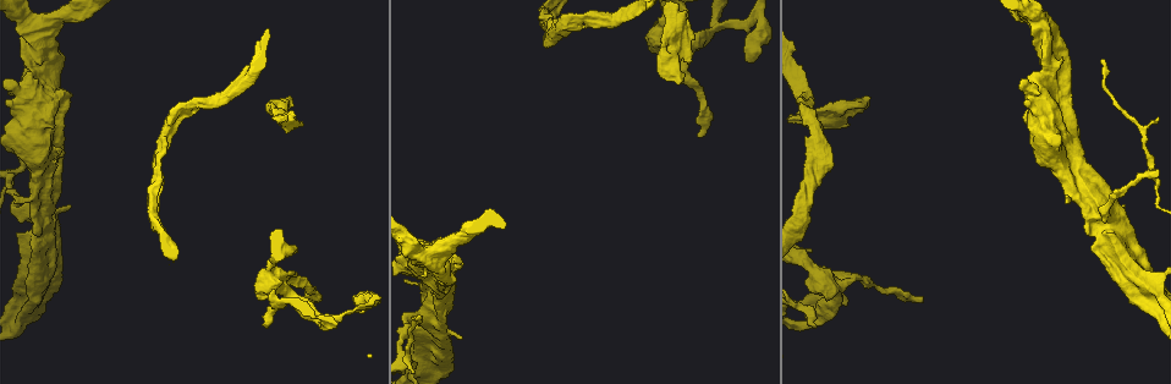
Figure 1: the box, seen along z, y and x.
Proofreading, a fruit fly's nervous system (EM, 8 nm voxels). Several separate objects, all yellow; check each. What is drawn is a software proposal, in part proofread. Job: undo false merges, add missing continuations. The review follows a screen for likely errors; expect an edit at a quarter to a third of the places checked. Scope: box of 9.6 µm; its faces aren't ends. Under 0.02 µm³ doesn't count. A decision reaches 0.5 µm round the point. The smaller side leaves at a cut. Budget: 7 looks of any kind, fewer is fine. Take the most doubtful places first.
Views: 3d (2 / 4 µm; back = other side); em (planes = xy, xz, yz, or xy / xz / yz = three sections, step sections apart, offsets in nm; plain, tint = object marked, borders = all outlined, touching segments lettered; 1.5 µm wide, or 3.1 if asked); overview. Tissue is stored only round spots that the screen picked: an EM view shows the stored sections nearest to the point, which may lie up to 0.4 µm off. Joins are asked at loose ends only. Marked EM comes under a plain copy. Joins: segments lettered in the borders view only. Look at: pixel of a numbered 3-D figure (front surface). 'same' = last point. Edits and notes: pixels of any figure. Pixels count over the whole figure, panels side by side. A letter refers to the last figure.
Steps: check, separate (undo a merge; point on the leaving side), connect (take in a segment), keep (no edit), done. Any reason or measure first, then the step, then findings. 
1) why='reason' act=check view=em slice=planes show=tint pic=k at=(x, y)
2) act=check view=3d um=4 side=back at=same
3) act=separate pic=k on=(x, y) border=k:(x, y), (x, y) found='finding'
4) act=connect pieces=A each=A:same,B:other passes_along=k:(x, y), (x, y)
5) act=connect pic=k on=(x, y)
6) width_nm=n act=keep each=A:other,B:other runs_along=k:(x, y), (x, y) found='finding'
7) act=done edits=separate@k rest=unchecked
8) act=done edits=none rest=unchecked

why='branch stops here' act=check view=em slice=xy step=8 show=borders pic=1 at=(689, 60)

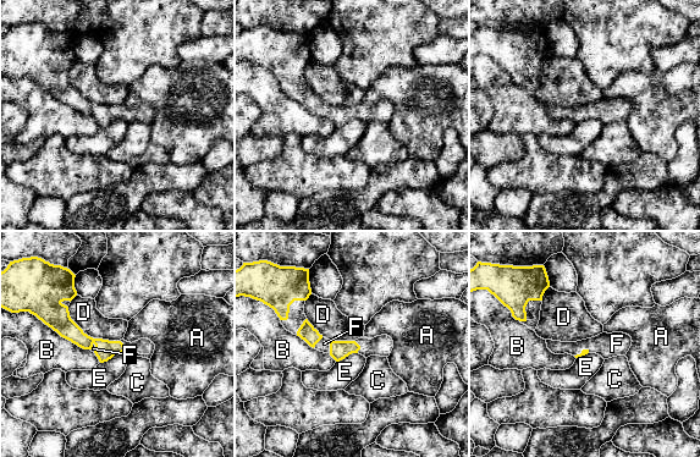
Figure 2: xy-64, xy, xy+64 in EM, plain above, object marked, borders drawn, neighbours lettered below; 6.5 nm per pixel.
act=connect pieces=F each=A:other,B:other,C:other,D:other,E:other,F:same passes_along=2:(105, 350), (123, 346), (142, 346) found='the neuron continues'

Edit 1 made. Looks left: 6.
why='see it whole again' act=check view=overview

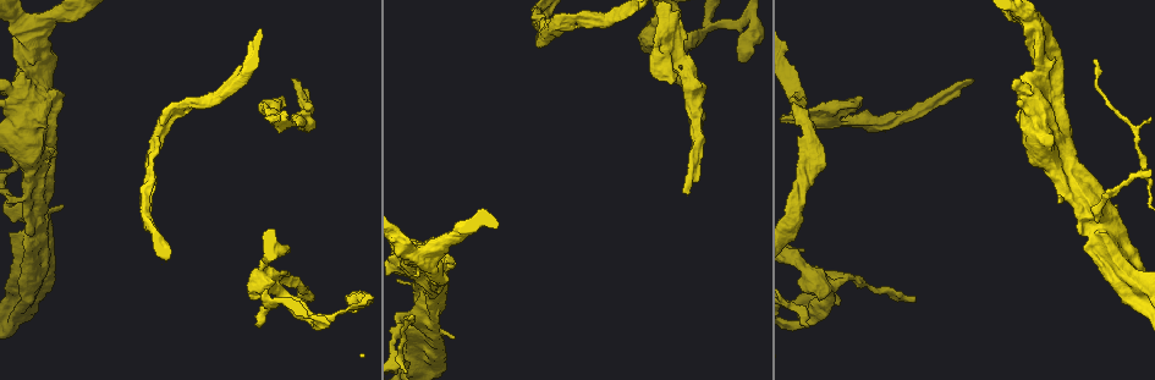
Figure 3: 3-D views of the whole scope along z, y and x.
why='branch stops here' act=check view=3d um=4 side=back pic=3 at=(258, 324)

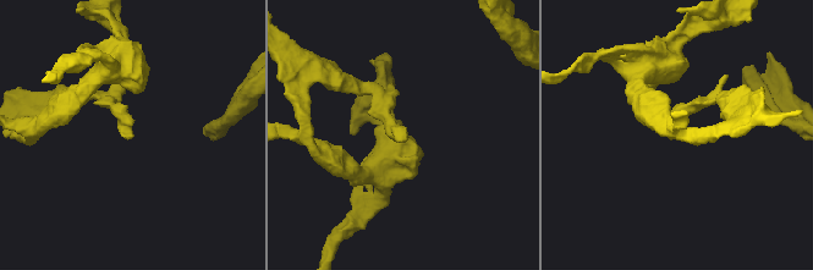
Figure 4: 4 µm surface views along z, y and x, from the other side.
act=check view=em slice=planes show=borders pic=4 at=(404, 141)

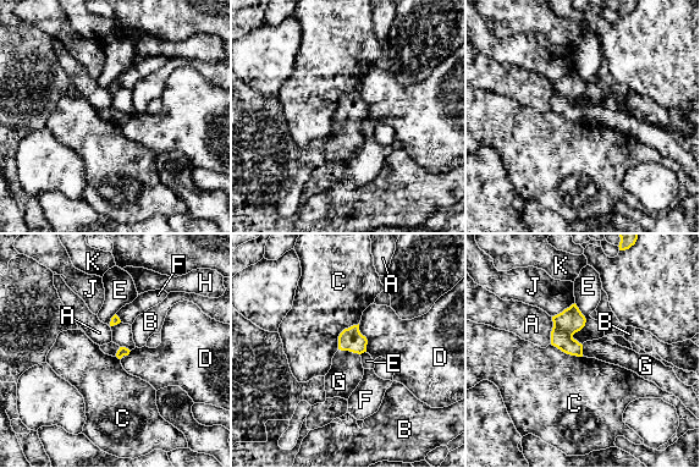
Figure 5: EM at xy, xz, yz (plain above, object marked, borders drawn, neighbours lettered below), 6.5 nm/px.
act=connect pieces=G each=A:other,B:other,C:other,D:other,E:other,F:other,G:same,H:other,J:other,K:other found='the neuron continues'

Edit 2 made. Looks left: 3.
why='see it whole again' act=check view=overview

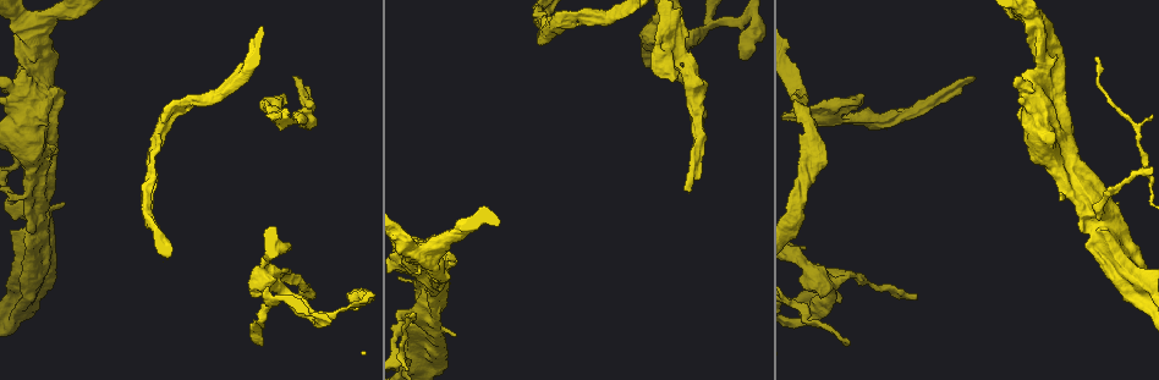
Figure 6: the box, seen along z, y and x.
why='sharp bend' act=check view=em slice=planes show=borders pic=6 at=(11, 208)

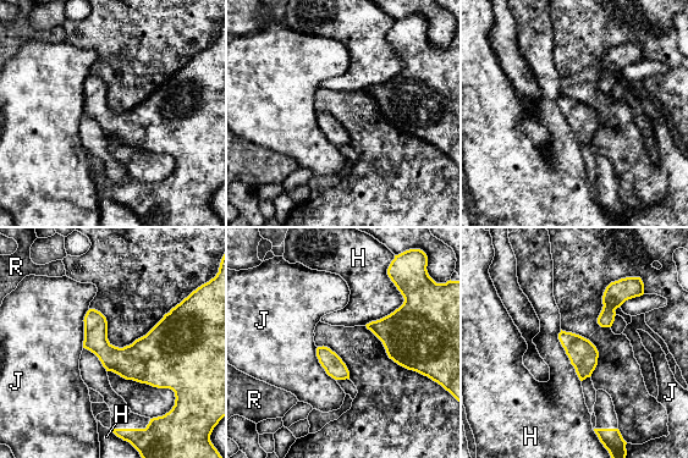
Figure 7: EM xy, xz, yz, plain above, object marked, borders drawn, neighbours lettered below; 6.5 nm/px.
act=keep each=H:other,J:other,R:other border=7:(389, 276), (403, 302), (364, 325) found='all the same neuron'

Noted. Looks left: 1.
act=done edits=connect@2,connect@5 rest=unchecked

